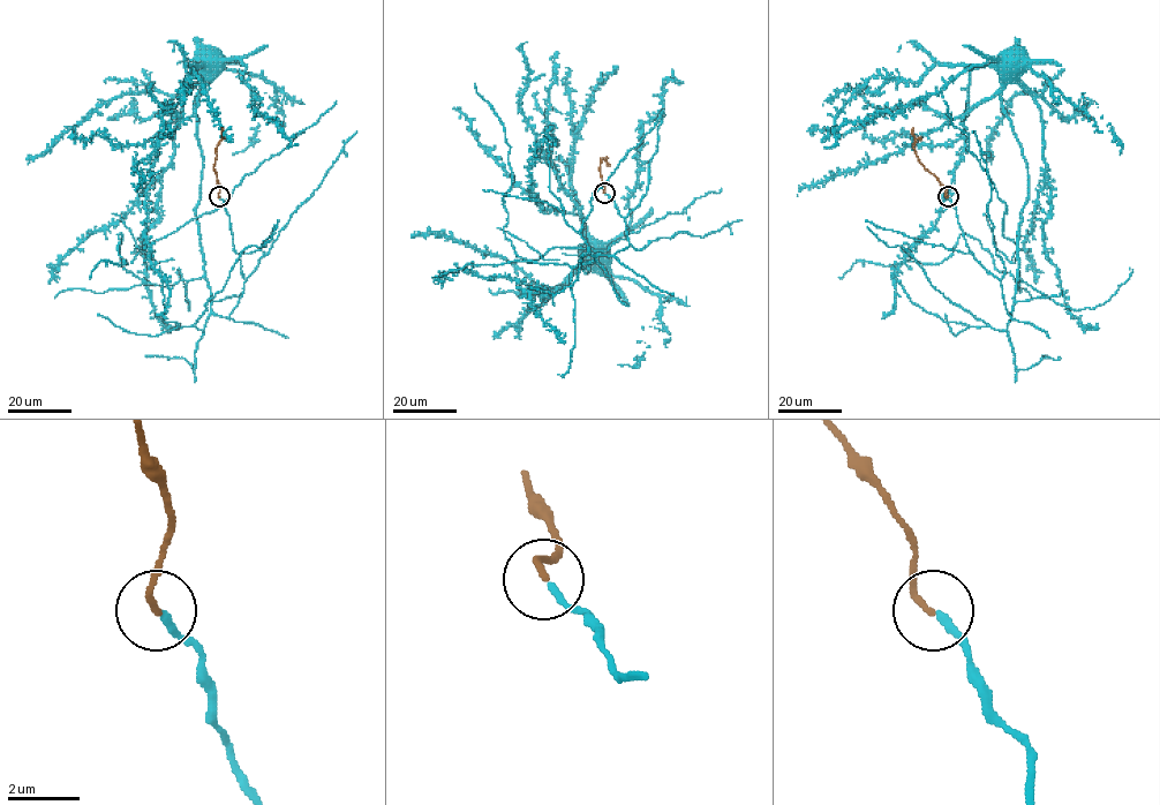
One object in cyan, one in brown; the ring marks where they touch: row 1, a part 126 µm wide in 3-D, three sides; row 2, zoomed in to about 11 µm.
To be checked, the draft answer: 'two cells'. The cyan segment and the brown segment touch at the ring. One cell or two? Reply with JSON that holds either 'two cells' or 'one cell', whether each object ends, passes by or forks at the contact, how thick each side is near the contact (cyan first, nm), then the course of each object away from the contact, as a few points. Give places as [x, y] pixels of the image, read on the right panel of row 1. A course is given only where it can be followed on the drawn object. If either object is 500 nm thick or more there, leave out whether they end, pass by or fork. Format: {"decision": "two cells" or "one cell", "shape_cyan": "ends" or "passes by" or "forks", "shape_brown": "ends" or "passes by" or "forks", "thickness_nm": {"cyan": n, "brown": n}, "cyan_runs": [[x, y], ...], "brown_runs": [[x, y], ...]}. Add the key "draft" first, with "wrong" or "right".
{"draft": "wrong", "decision": "one cell", "shape_cyan": "ends", "shape_brown": "ends", "thickness_nm": {"cyan": 200, "brown": 170}, "cyan_runs": [[948, 196], [973, 257], [1000, 280], [1011, 318], [1018, 224], [1027, 195], [1027, 163], [1002, 104], [997, 61]], "brown_runs": [[948, 196], [938, 179], [918, 159], [912, 127]]}

